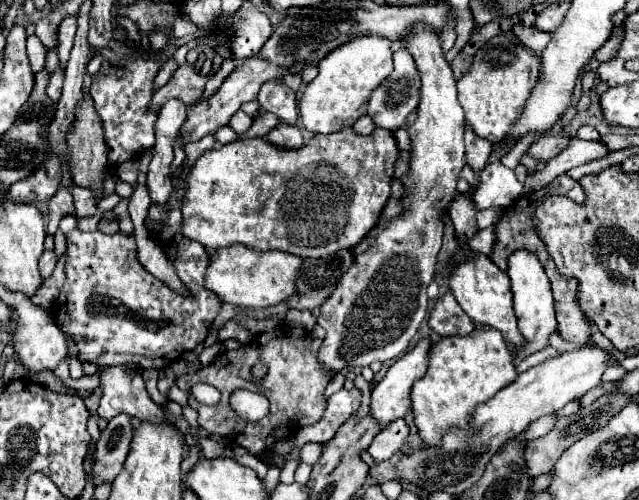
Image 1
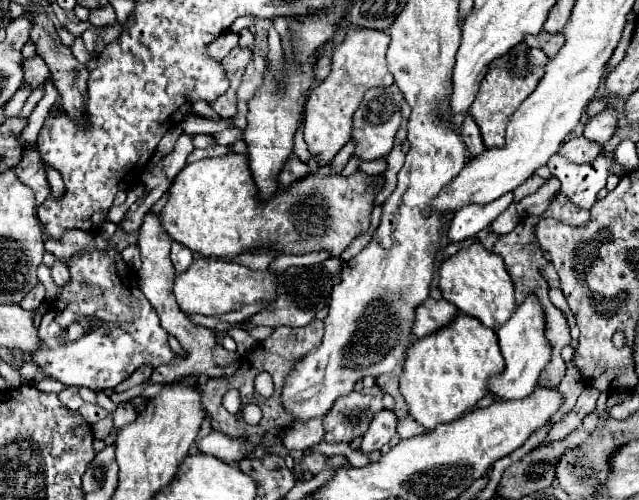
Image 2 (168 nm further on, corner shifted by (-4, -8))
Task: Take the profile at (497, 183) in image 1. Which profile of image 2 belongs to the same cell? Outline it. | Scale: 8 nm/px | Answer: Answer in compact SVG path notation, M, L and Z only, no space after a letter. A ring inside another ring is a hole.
M512 192L500 196L496 202L490 204L468 204L460 212L454 214L446 228L448 242L462 242L466 238L476 236L480 230L488 228L498 214L502 214L512 204Z

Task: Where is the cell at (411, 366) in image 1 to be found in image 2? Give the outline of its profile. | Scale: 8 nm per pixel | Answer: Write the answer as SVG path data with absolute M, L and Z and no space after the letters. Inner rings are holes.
M382 410L374 416L368 432L360 440L360 452L370 454L386 446L392 436L396 436L396 414L390 410Z

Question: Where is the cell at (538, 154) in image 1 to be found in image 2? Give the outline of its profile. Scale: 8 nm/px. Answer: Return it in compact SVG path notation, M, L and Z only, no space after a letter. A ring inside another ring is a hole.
M576 136L576 138L570 138L568 142L564 142L558 154L562 154L564 158L568 158L576 164L584 164L584 162L592 162L596 156L600 156L602 146L594 144L592 140L584 138L584 136Z

